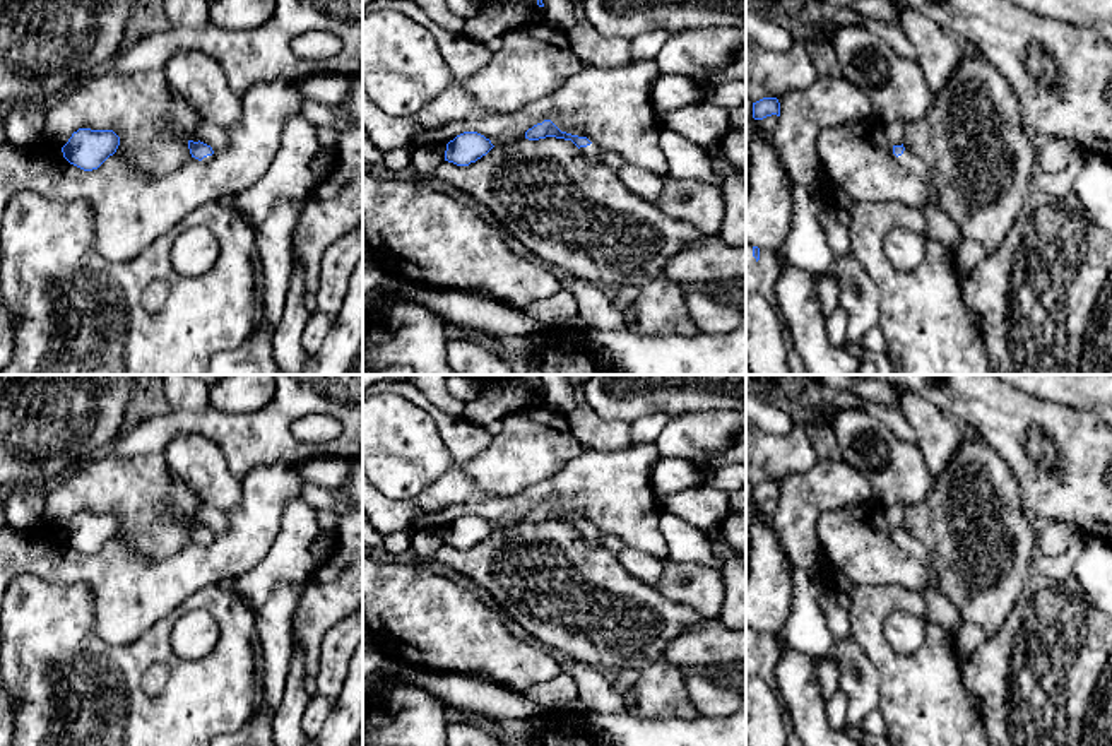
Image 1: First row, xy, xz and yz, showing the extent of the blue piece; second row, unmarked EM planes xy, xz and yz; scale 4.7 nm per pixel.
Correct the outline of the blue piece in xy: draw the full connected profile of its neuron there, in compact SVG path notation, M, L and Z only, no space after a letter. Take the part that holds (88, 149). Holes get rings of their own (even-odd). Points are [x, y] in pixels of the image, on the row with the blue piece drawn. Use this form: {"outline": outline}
{"outline": "M79 128L62 147L62 152L70 164L92 171L113 156L118 145L120 137L113 130Z"}

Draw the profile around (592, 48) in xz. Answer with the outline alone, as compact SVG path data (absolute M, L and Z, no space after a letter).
M587 19L577 21L577 26L566 36L583 65L619 67L631 60L631 41L602 36Z

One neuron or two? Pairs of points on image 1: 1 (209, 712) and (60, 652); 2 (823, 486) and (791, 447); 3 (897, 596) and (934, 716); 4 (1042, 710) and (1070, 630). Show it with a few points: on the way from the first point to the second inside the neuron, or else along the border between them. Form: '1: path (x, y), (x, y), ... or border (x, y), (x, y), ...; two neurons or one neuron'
1: path (171, 712), (154, 712), (125, 678), (98, 669); one neuron
2: border (818, 459), (810, 469), (787, 474), (777, 481); two neurons
3: path (876, 625), (876, 649), (912, 686); one neuron
4: path (1042, 690), (1042, 664), (1051, 651); one neuron

